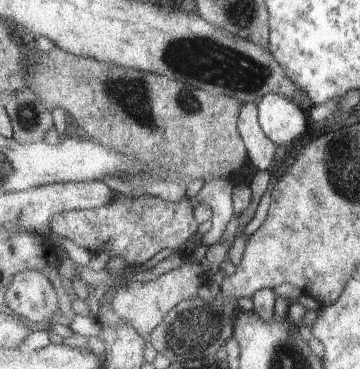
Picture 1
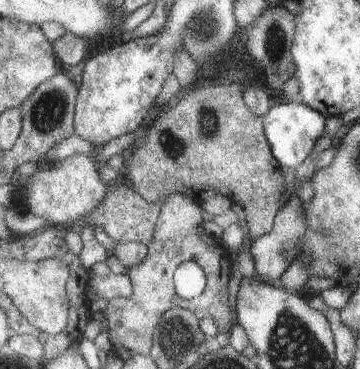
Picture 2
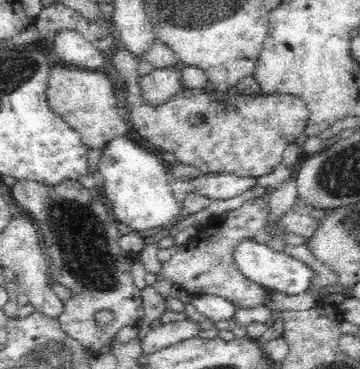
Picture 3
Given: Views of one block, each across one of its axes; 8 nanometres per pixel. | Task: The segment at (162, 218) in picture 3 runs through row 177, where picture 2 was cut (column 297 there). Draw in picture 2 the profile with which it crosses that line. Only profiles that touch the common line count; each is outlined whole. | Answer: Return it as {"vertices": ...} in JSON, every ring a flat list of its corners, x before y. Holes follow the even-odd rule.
{"vertices":[[287,100,287,102,271,108,271,112,263,120,265,120,267,138,271,142,271,150,275,152,275,160,279,160,279,164,283,168,297,168,307,160,307,156,313,152,317,140,323,136,327,116,301,100]]}

